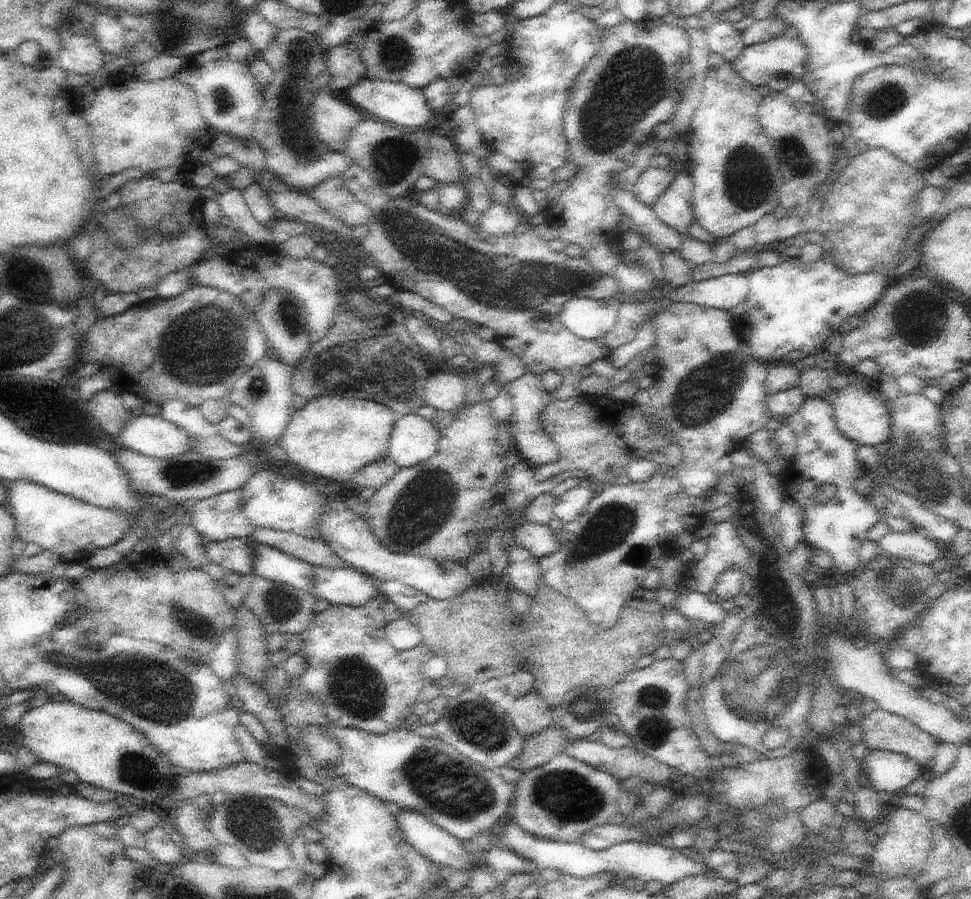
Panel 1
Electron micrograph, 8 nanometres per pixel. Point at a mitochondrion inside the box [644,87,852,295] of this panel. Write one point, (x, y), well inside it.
(749, 181)

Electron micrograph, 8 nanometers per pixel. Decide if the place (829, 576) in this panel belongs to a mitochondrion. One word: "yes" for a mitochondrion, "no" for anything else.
no

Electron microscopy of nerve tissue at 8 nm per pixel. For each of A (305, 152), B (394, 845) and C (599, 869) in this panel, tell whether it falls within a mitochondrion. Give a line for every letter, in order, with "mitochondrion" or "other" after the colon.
A: mitochondrion
B: other
C: other

